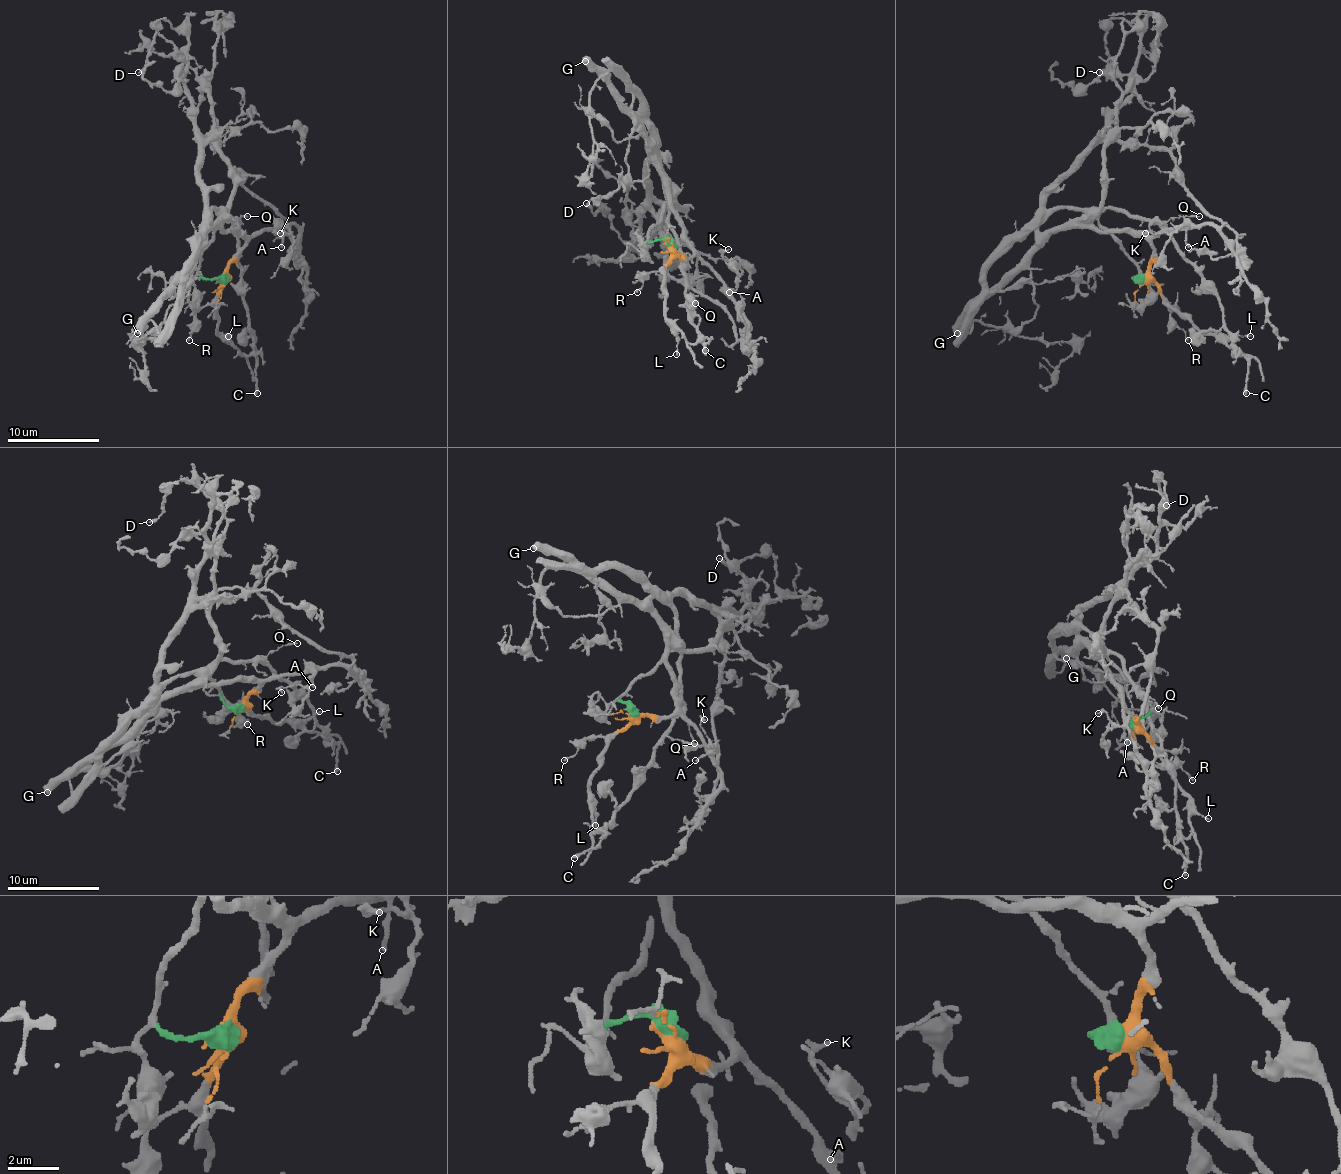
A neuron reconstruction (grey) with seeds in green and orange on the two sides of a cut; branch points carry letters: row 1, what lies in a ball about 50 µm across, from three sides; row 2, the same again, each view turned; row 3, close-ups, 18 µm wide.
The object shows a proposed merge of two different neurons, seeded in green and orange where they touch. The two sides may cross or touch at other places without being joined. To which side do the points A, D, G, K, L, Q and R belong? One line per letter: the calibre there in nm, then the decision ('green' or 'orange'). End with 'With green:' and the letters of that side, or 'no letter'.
A: 140 nm | orange
D: 240 nm | green
G: 550 nm | orange
K: 240 nm | orange
L: 140 nm | orange
Q: 130 nm | green
R: 130 nm | orange
With green: D, Q

